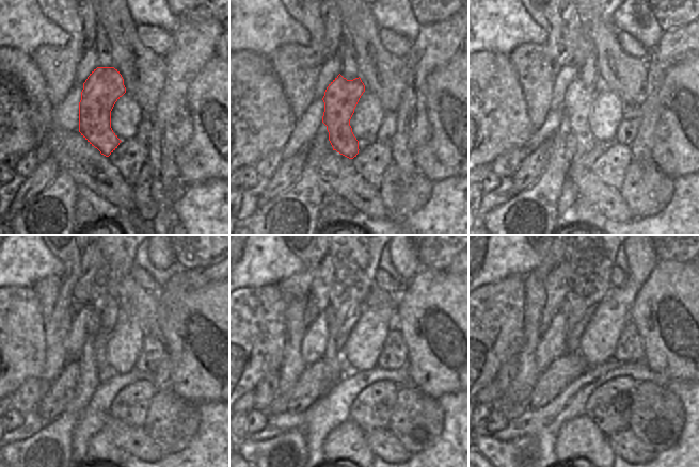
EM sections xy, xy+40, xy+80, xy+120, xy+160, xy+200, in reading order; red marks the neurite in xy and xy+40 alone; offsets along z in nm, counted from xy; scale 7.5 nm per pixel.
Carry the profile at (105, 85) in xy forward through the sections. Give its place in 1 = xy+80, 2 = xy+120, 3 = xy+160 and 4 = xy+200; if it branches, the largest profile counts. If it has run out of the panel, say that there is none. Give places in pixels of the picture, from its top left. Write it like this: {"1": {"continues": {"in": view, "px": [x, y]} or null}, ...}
{"1": {"continues": {"in": "xy+80", "px": [578, 101]}}, "2": {"continues": {"in": "xy+120", "px": [101, 338]}}, "3": {"continues": {"in": "xy+160", "px": [330, 313]}}, "4": {"continues": {"in": "xy+200", "px": [565, 309]}}}

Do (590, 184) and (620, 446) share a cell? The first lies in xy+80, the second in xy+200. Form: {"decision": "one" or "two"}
{"decision": "one"}

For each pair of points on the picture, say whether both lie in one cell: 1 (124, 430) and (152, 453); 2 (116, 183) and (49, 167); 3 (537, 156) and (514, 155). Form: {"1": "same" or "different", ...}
{"1": "same", "2": "different", "3": "different"}

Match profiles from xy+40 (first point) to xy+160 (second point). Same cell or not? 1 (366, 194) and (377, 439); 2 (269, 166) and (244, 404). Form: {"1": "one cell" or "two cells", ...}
{"1": "one cell", "2": "two cells"}

